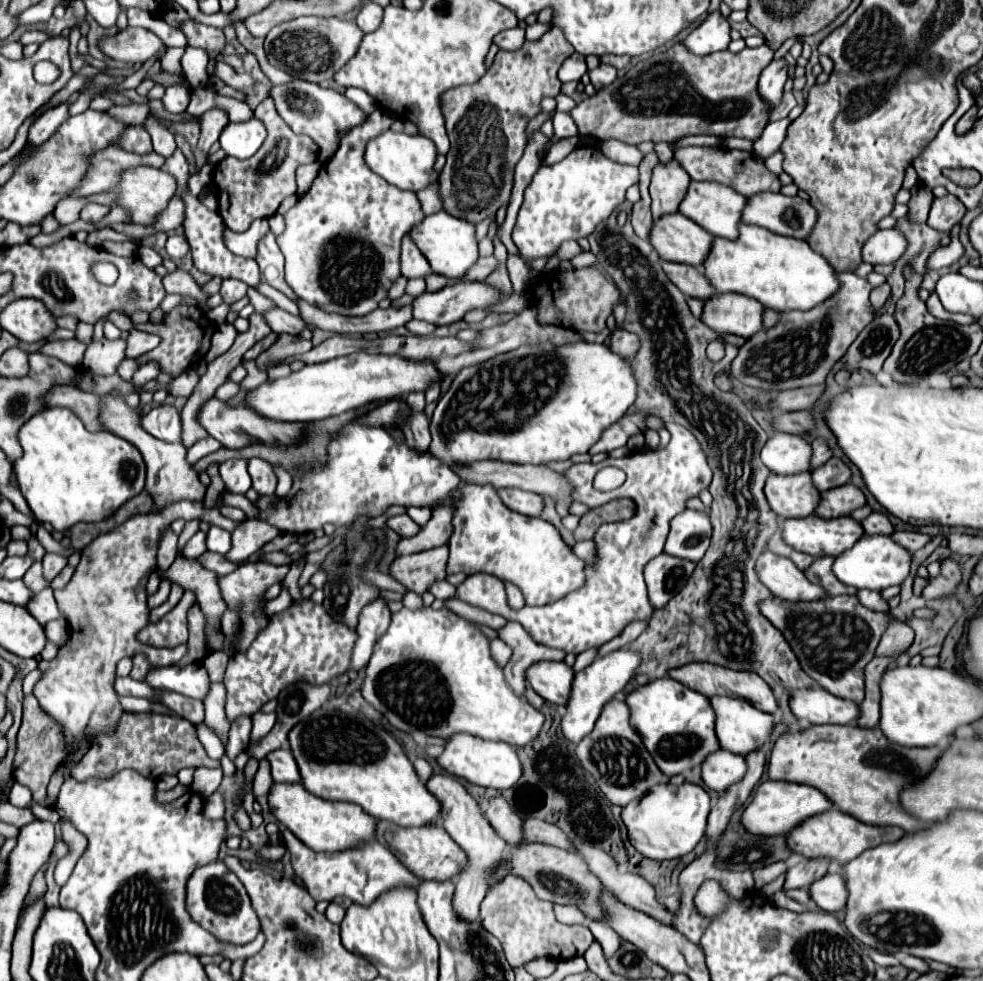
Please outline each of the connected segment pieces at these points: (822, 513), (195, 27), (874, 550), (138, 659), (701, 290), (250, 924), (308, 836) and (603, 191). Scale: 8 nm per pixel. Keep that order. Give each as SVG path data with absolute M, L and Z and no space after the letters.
M844 484L844 486L822 492L822 500L816 508L816 516L820 518L850 516L852 510L862 506L866 506L864 492L854 484Z
M188 20L182 26L182 32L186 34L188 46L204 48L210 58L218 58L218 54L222 54L224 46L226 46L226 38L220 28L212 28L212 26L204 26L194 20Z
M862 536L850 550L842 552L834 560L834 574L840 582L854 588L884 590L888 586L904 582L904 578L910 572L910 560L912 554L888 536Z
M136 654L132 660L134 660L134 666L132 666L130 678L134 678L134 680L142 680L142 682L144 682L144 676L148 674L148 668L152 668L150 662L148 662L148 658L146 658L144 654Z
M662 262L662 268L664 274L684 296L692 296L698 300L706 300L712 296L714 290L700 268L692 268L688 264L674 264L674 262Z
M214 860L206 866L200 866L186 884L186 908L188 914L192 914L192 920L196 920L204 930L208 930L216 940L222 944L248 944L256 938L260 932L260 922L256 912L252 910L250 898L238 880L236 874L232 874L222 860Z
M272 784L268 792L268 804L276 820L316 852L338 852L374 840L376 818L368 816L352 802L328 802L312 796L302 784Z
M578 146L564 160L542 166L524 192L512 240L526 258L554 254L562 242L578 240L594 232L622 202L626 190L638 182L638 168L606 158L598 148Z

